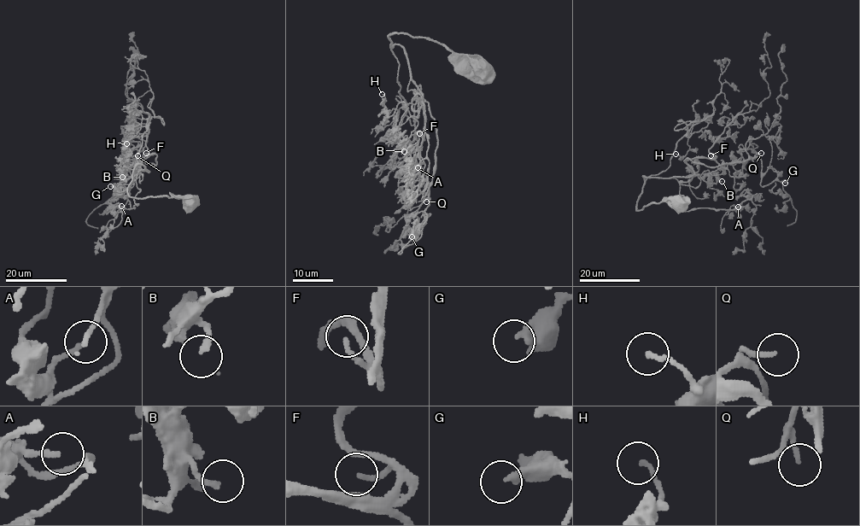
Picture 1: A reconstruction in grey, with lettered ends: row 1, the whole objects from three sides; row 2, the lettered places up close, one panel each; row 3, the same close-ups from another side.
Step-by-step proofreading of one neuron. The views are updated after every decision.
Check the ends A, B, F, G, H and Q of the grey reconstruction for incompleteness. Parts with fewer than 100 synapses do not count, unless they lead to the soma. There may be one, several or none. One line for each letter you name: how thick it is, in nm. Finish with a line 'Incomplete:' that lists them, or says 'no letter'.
F: Thickness 150 nm
Incomplete: F

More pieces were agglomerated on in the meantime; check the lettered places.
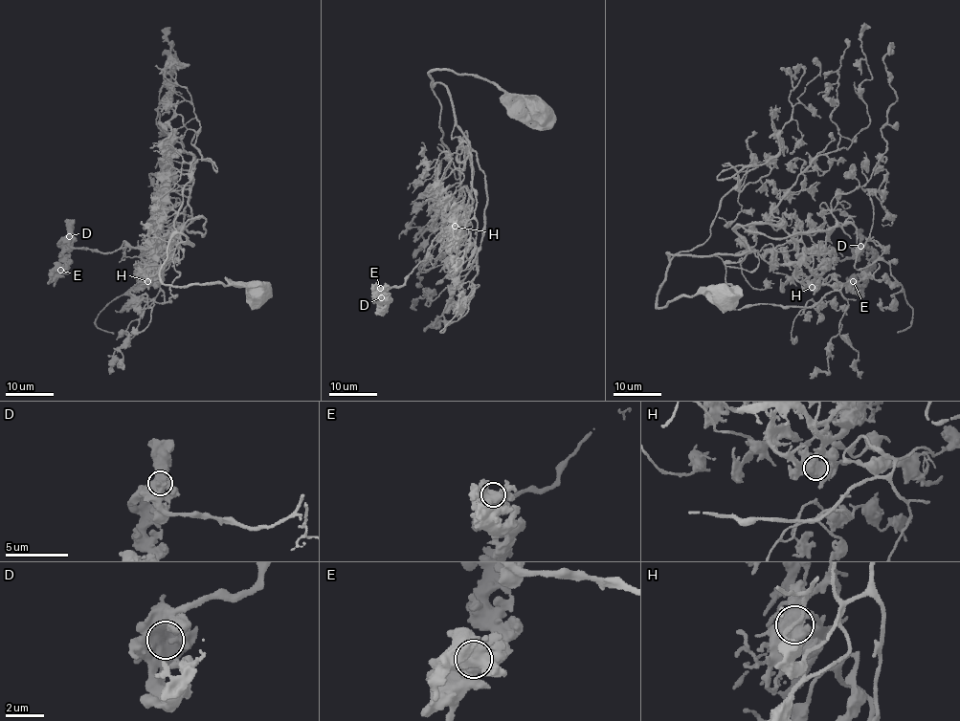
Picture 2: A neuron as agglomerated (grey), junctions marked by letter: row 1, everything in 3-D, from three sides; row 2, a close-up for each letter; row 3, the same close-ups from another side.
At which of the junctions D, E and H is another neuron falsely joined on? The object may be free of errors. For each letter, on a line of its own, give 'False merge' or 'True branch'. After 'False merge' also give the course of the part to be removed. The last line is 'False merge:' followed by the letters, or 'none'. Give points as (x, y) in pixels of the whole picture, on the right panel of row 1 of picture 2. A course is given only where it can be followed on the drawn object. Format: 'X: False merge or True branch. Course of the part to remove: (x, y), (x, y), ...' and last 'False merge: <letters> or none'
D: True branch
E: True branch
H: False merge. Course of the part to remove: (812, 286), (823, 262), (837, 262), (834, 254), (851, 259), (868, 249), (874, 268), (866, 281), (846, 284)
False merge: H

